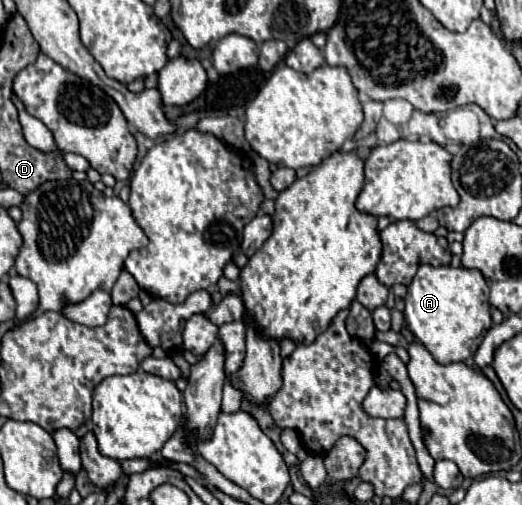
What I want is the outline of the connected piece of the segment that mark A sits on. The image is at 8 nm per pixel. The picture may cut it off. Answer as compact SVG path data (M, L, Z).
M419 266L405 298L405 322L415 338L439 364L463 362L475 354L483 334L491 328L487 284L479 270L453 266Z

